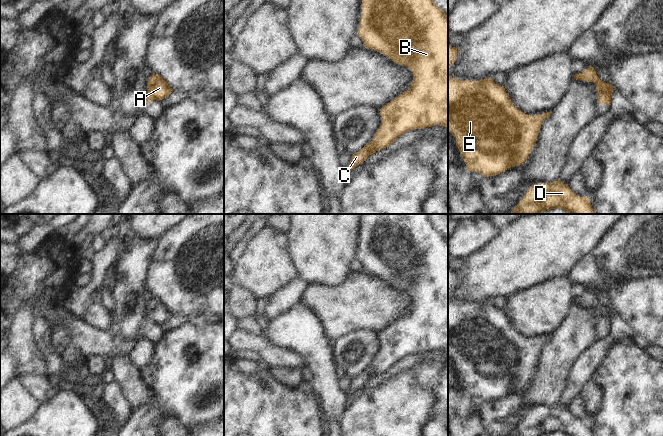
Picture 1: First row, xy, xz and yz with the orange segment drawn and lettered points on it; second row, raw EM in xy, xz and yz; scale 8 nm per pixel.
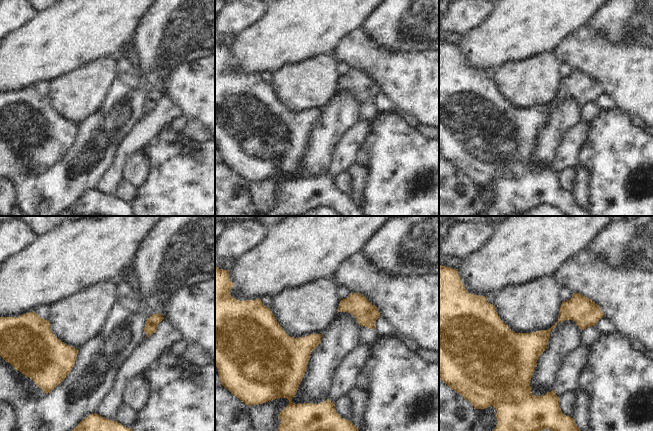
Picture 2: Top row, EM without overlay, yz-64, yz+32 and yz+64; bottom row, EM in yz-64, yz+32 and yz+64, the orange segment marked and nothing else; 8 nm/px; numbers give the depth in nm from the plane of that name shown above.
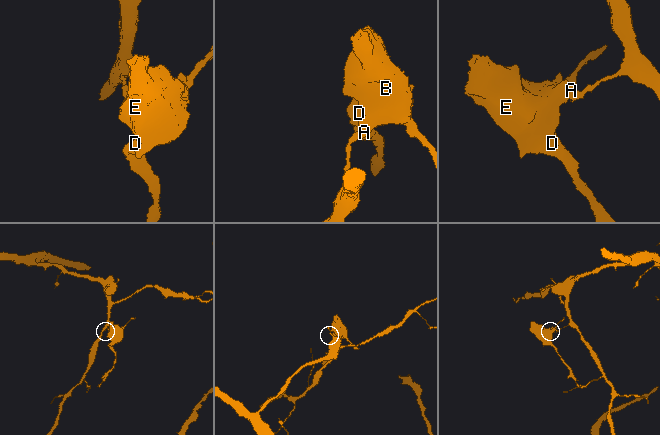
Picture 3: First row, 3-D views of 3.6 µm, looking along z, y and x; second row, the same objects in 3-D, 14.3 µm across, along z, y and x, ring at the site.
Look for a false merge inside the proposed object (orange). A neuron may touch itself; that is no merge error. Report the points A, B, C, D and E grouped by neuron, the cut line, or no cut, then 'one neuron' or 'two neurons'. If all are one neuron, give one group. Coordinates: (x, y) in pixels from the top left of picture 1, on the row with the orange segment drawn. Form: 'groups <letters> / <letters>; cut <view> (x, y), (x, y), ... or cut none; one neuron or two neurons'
groups A B D E / C; cut yz (612, 88), (599, 95); two neurons

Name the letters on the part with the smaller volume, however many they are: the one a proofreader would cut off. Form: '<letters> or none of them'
A, B, D, E

